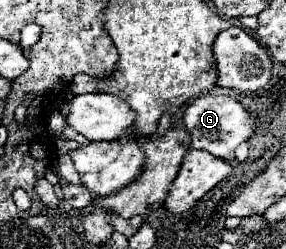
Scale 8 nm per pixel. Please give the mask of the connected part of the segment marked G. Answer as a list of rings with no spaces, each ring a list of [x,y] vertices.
[[[204,94],[188,104],[184,112],[184,126],[192,136],[192,148],[206,150],[222,160],[234,160],[236,146],[254,136],[256,118],[240,102],[236,102],[230,96]]]

